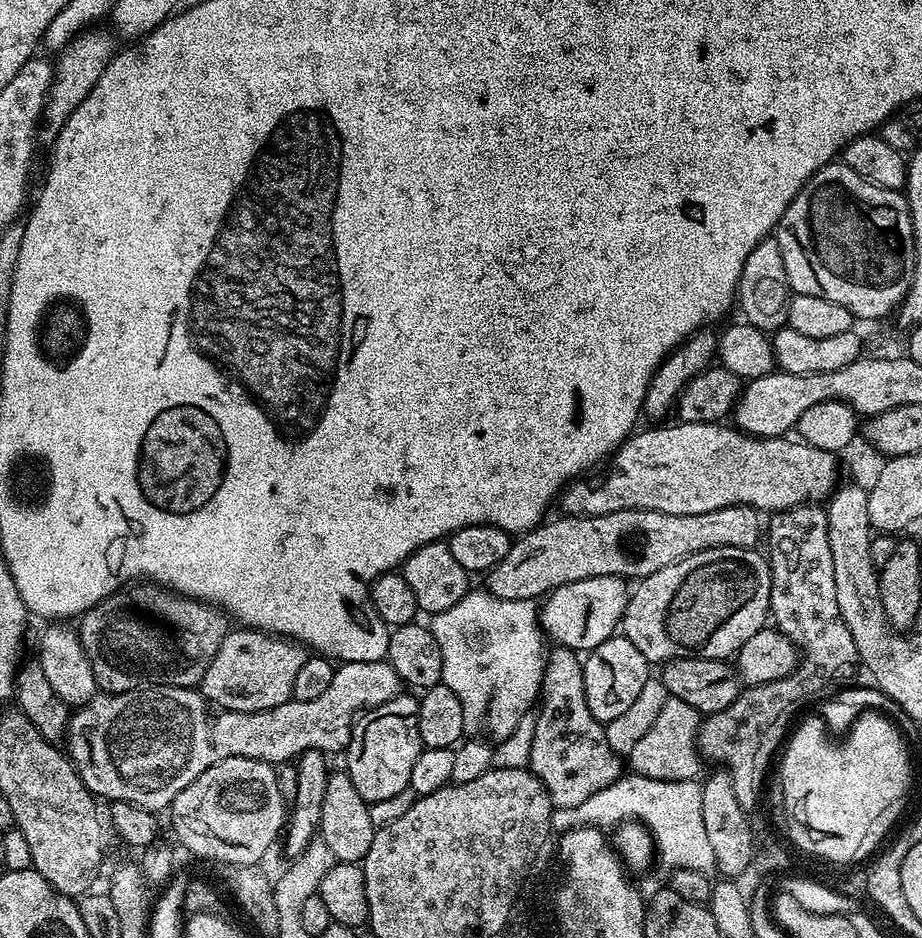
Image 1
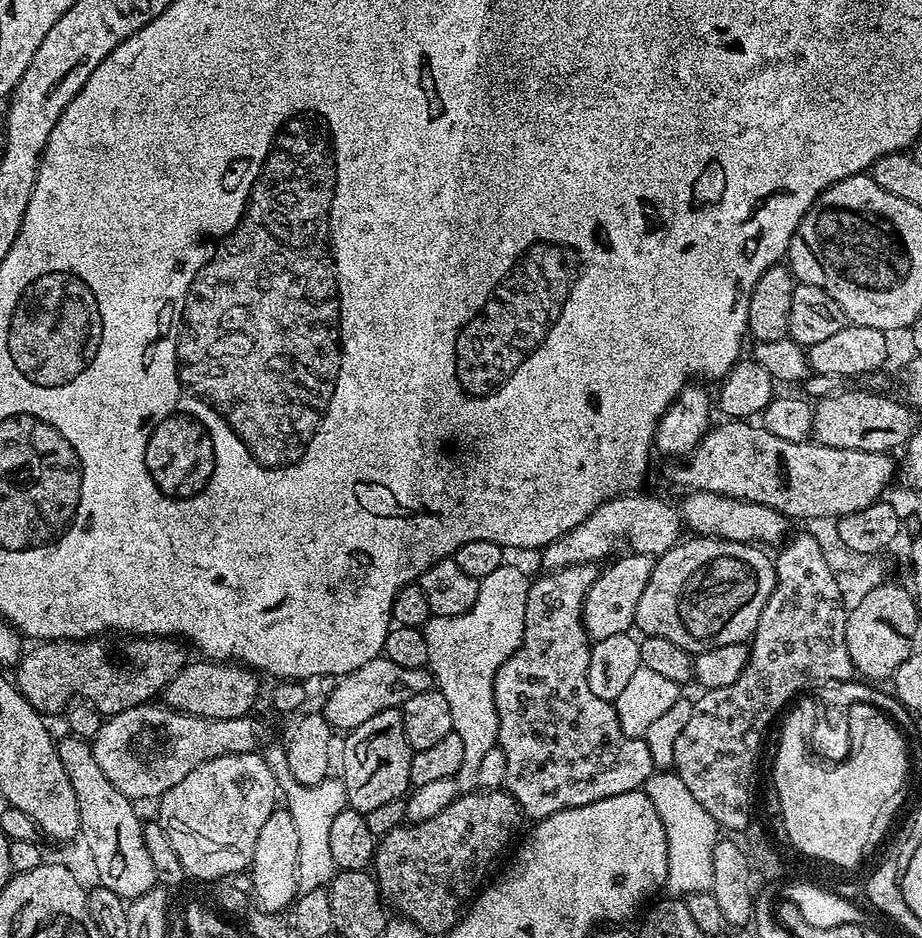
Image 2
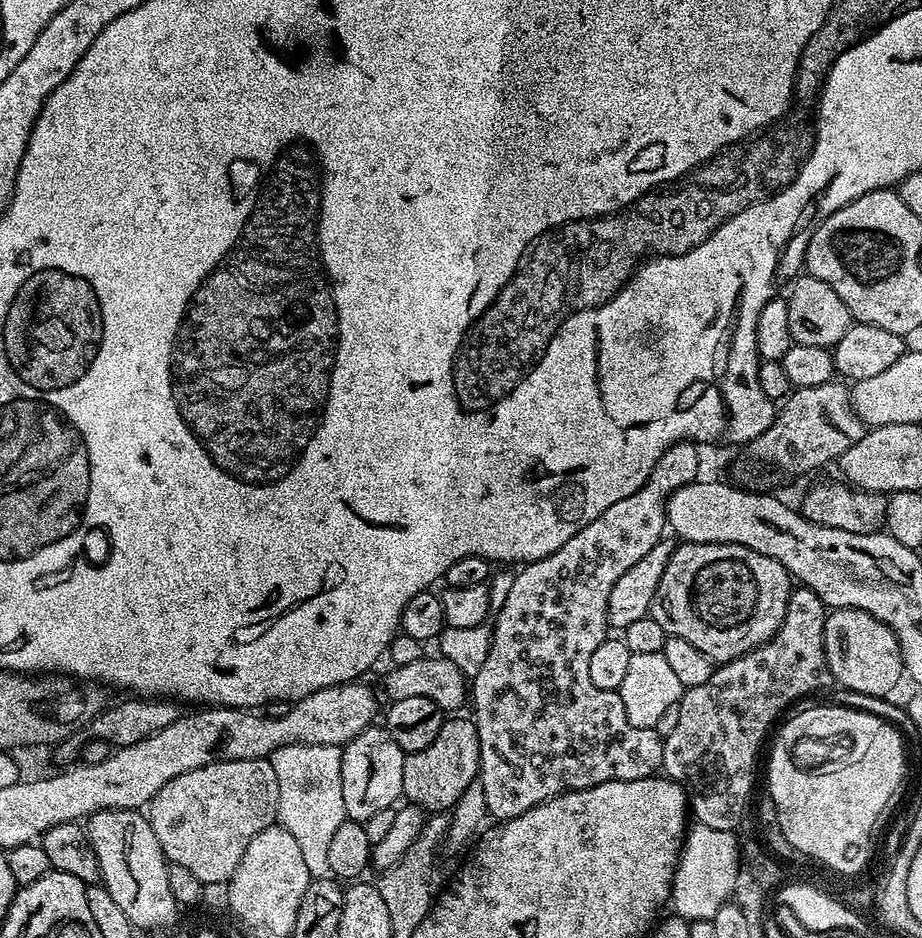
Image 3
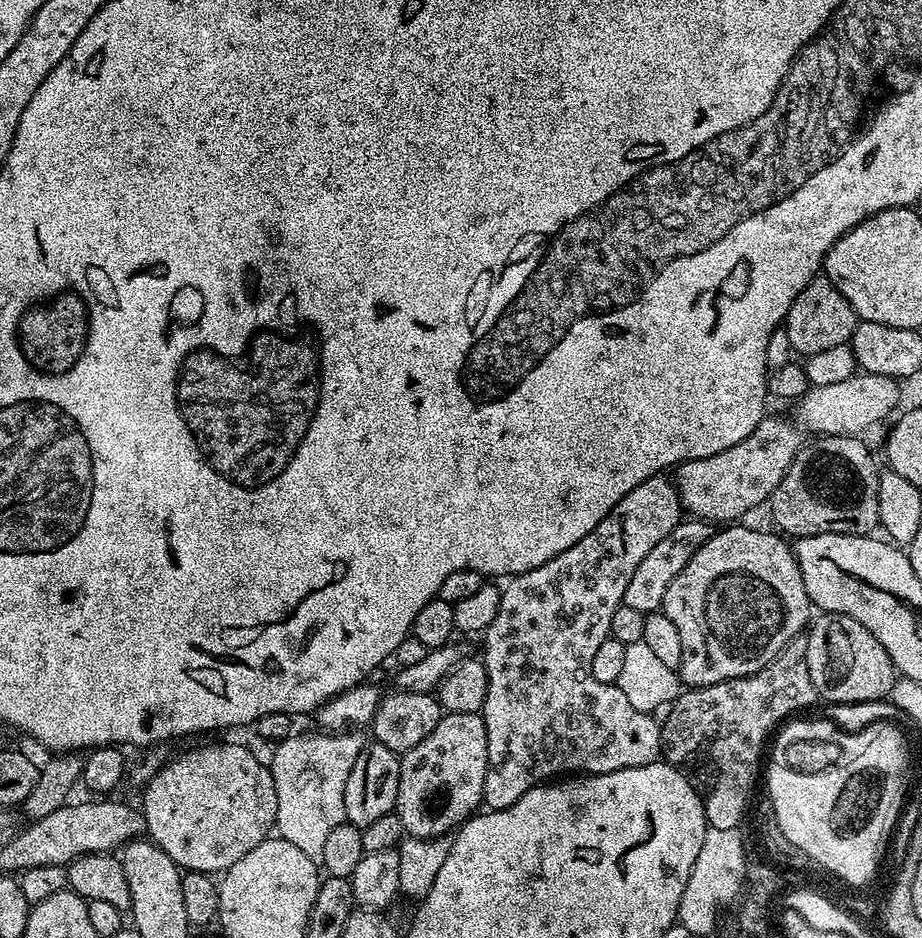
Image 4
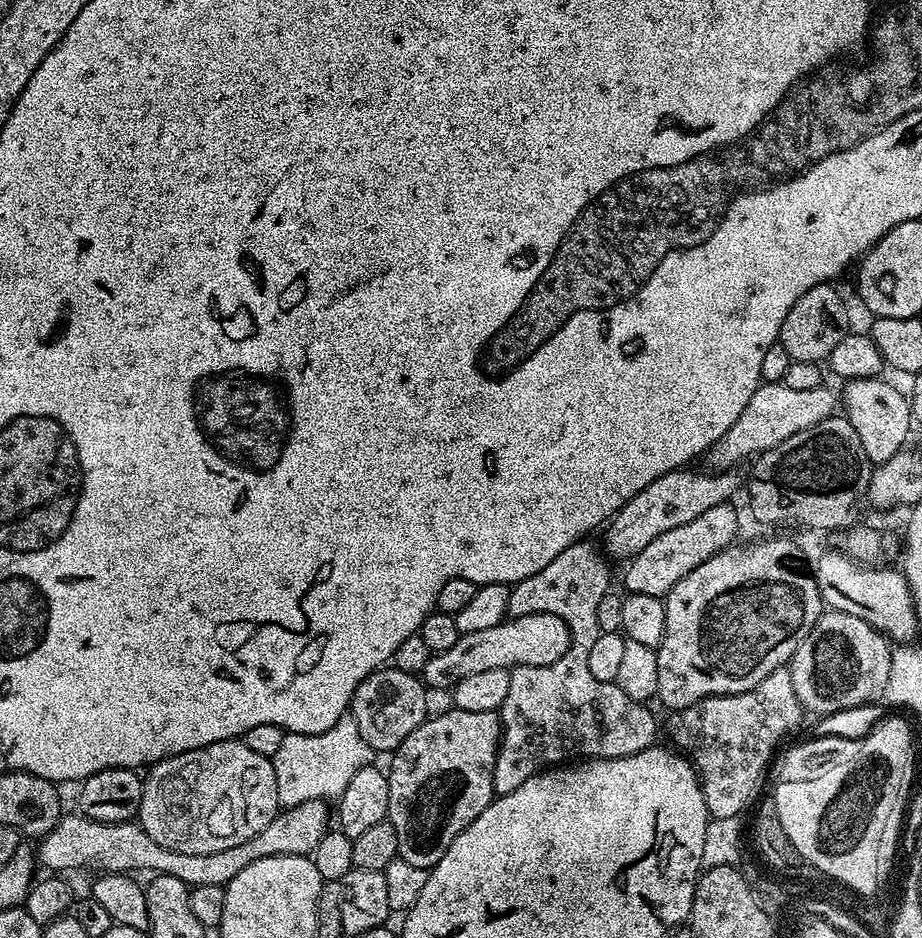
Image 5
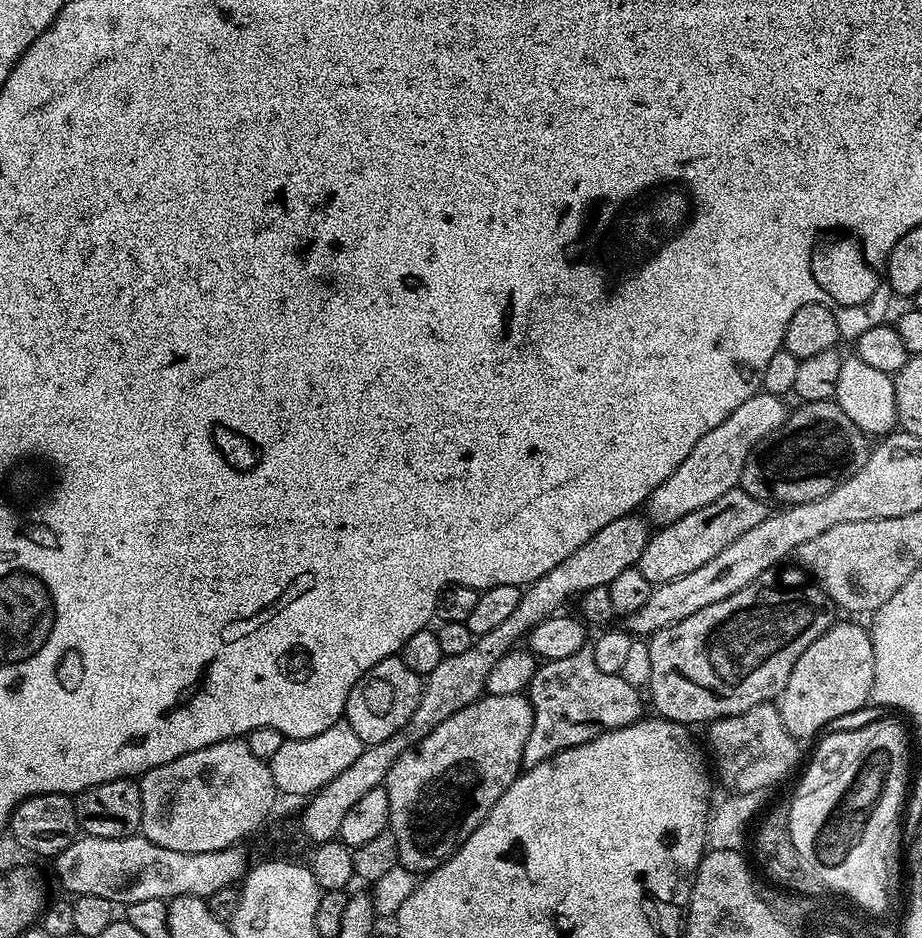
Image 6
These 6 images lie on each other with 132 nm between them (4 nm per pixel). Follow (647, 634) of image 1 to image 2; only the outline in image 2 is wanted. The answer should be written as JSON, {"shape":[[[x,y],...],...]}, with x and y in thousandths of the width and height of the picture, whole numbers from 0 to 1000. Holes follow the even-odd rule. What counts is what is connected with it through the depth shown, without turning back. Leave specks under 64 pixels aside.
{"shape":[[[771,571],[746,575],[731,581],[708,600],[705,620],[692,642],[689,668],[695,670],[698,678],[727,680],[731,689],[740,689],[740,693],[752,697],[815,683],[829,647],[842,628],[838,594],[832,593],[828,583],[815,580],[797,580]]]}

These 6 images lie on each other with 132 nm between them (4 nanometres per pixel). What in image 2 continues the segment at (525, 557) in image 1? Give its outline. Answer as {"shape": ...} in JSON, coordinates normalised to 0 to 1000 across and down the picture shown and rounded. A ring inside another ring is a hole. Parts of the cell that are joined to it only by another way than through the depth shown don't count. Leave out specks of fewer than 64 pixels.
{"shape":[[[678,527],[657,534],[636,557],[623,561],[610,574],[597,578],[588,585],[591,607],[604,610],[607,606],[617,606],[624,601],[646,601],[655,597],[671,580],[682,580],[685,588],[696,593],[715,595],[731,581],[739,579],[740,555],[738,547],[720,533],[711,529],[694,529],[695,527]]]}

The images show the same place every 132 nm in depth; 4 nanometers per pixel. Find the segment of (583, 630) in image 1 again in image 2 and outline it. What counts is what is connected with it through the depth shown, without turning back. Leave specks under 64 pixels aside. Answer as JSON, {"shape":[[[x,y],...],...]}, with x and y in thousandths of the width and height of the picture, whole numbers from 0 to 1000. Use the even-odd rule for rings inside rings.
{"shape":[[[691,588],[680,591],[668,598],[662,606],[648,613],[644,625],[636,633],[633,643],[633,670],[643,683],[662,680],[666,676],[682,673],[689,666],[692,642],[705,620],[708,594],[696,593]]]}

